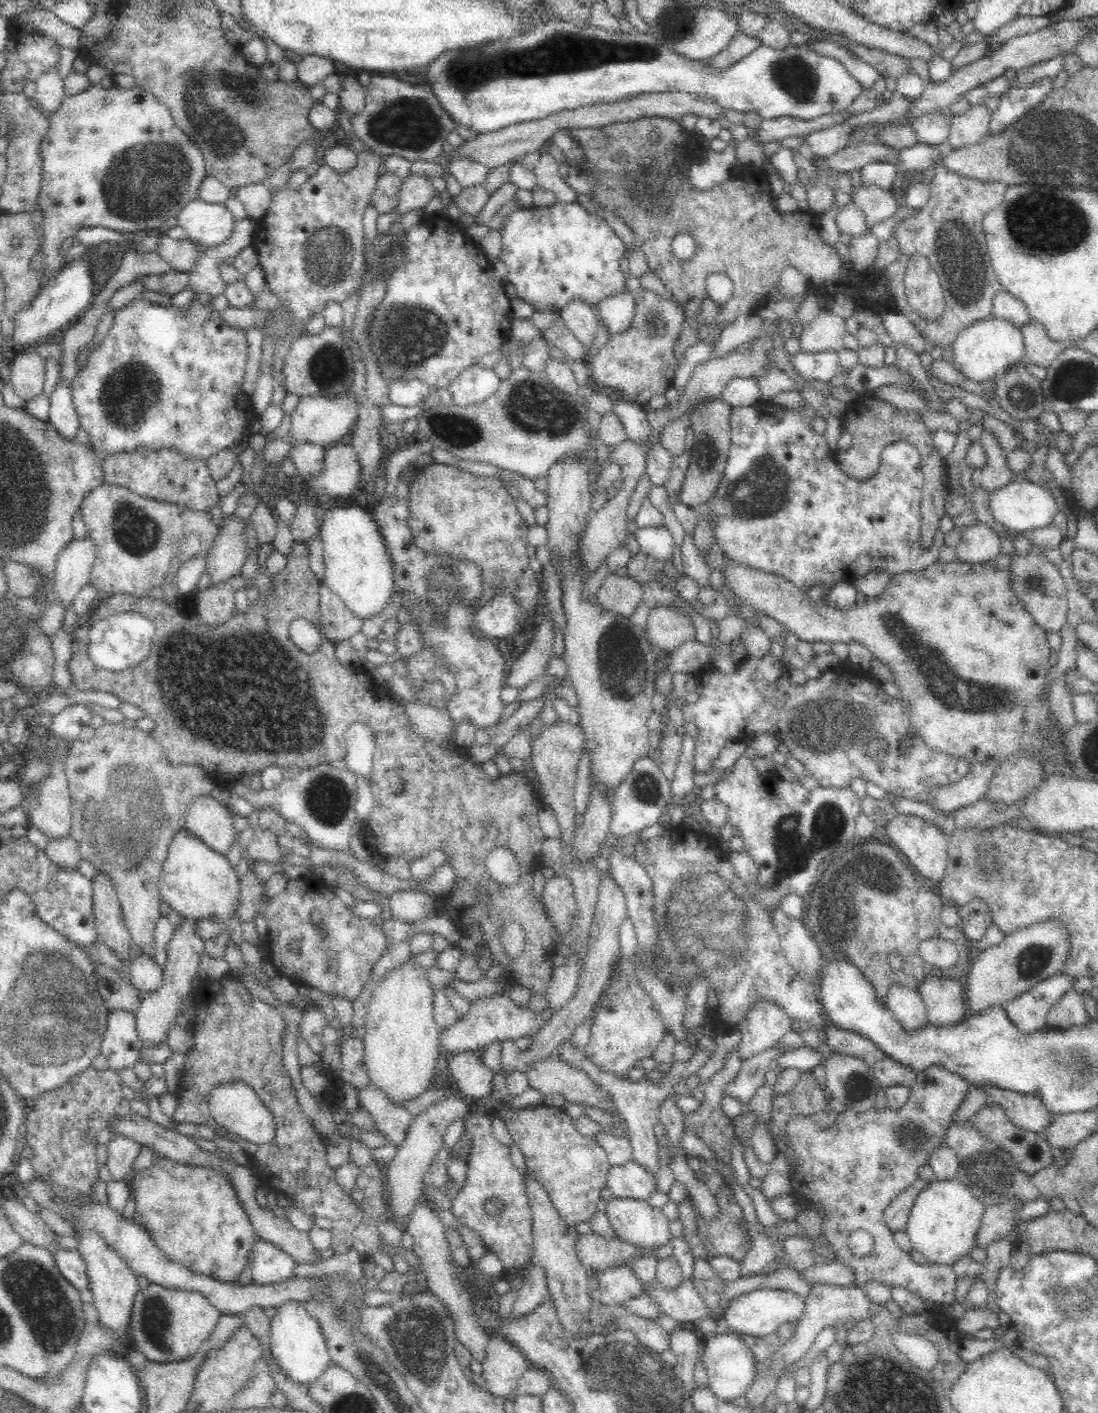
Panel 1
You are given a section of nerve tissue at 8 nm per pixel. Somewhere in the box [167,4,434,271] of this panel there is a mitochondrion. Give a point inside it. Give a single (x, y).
(215, 127)

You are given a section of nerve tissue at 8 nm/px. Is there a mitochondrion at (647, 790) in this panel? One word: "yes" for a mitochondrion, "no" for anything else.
yes

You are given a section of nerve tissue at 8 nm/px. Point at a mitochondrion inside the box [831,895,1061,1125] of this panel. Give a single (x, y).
(1036, 959)

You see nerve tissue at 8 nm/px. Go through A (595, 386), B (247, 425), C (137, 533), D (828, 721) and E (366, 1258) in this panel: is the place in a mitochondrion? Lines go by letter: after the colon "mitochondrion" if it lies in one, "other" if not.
A: other
B: other
C: mitochondrion
D: mitochondrion
E: other

